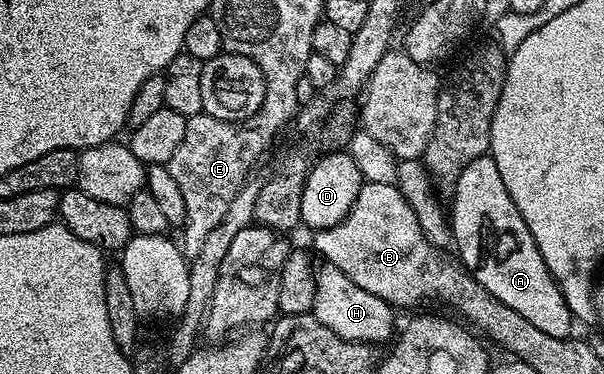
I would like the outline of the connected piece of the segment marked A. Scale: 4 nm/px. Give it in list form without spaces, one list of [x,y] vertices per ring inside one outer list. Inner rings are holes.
[[[490,155],[472,158],[464,170],[460,170],[460,178],[454,183],[452,189],[454,205],[450,208],[450,224],[454,227],[454,240],[458,243],[457,259],[470,275],[492,294],[504,306],[512,306],[520,318],[528,318],[532,326],[544,330],[551,338],[567,338],[576,327],[568,310],[568,302],[564,302],[564,294],[560,286],[552,278],[548,266],[544,266],[544,258],[538,249],[538,243],[532,238],[524,218],[520,218],[520,210],[516,210],[516,202],[508,194],[500,170],[496,170],[496,162]]]

